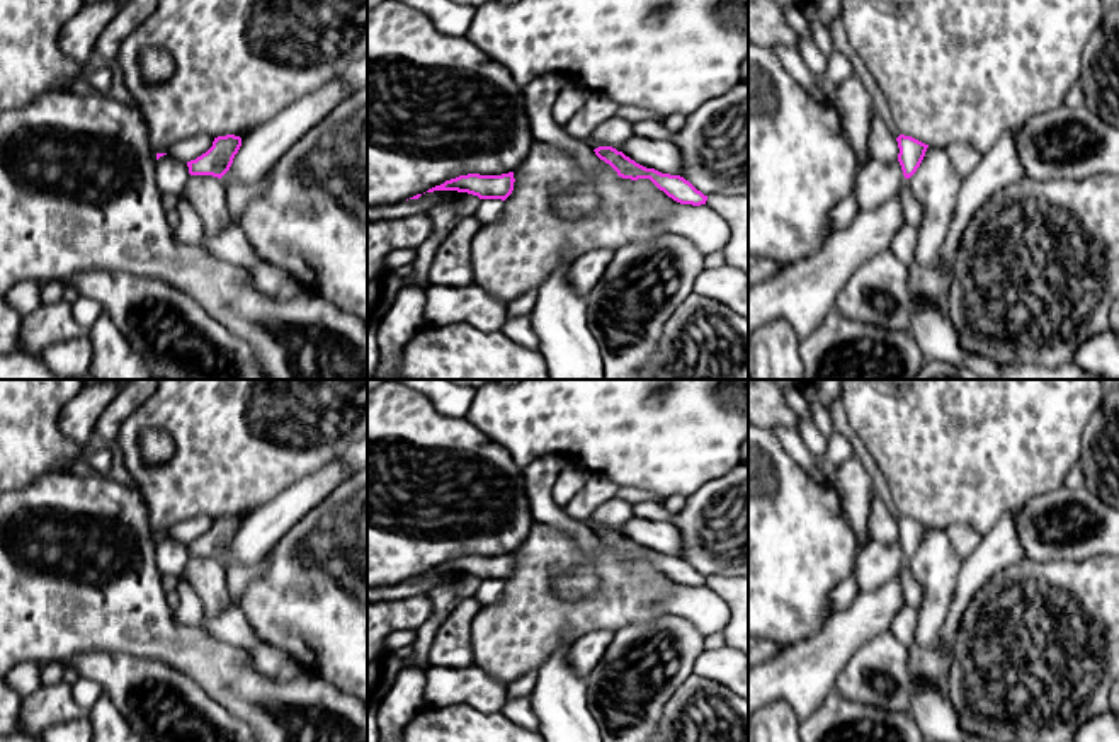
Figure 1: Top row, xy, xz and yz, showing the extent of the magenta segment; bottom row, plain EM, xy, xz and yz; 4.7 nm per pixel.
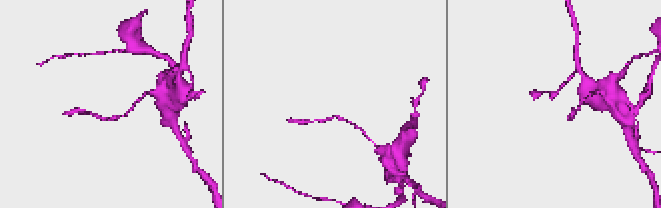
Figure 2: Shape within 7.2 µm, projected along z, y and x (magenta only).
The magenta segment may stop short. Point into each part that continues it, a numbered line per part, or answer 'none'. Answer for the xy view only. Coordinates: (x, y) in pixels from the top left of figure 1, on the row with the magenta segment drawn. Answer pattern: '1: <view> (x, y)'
none

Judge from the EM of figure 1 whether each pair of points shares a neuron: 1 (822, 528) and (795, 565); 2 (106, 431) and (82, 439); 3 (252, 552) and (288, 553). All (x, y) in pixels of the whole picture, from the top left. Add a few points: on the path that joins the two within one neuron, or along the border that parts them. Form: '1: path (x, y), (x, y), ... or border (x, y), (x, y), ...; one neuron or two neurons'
1: path (813, 536), (795, 557); one neuron
2: border (111, 400), (96, 421), (92, 436); two neurons
3: border (296, 523), (269, 552); two neurons

